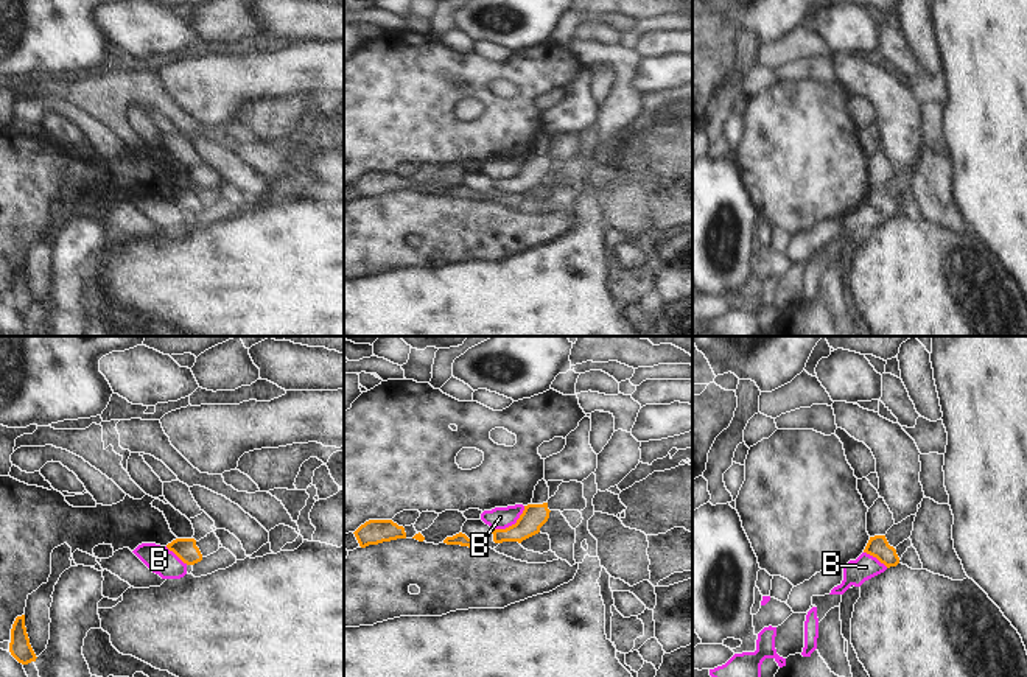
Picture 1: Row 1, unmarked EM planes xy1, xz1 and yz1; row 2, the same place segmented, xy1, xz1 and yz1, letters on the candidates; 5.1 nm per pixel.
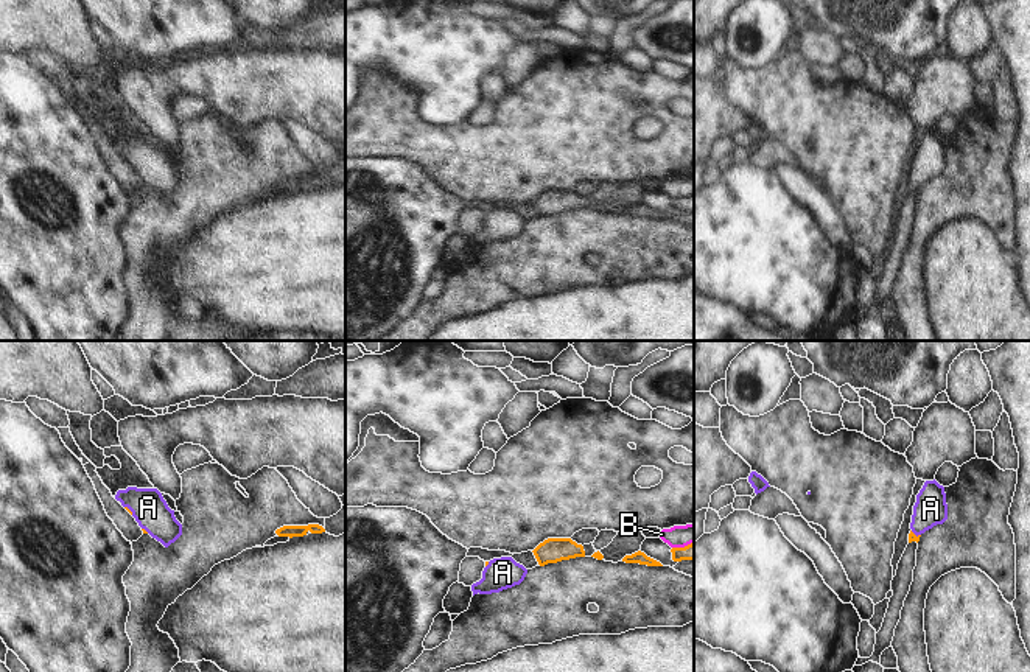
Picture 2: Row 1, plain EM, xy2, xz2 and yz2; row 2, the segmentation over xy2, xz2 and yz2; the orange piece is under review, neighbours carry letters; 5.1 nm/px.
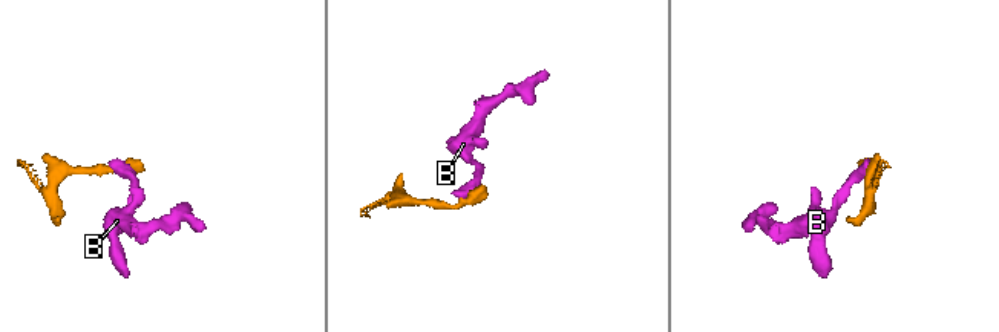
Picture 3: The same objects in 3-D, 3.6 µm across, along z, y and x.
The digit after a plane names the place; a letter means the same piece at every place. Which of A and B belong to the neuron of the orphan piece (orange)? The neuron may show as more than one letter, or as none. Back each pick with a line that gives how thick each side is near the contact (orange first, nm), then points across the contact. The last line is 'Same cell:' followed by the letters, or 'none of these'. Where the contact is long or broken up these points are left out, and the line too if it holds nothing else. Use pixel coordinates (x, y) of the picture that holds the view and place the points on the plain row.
A: 20/180 nm | across xy2 (125, 159), (129, 162), (148, 159)
Same cell: A

